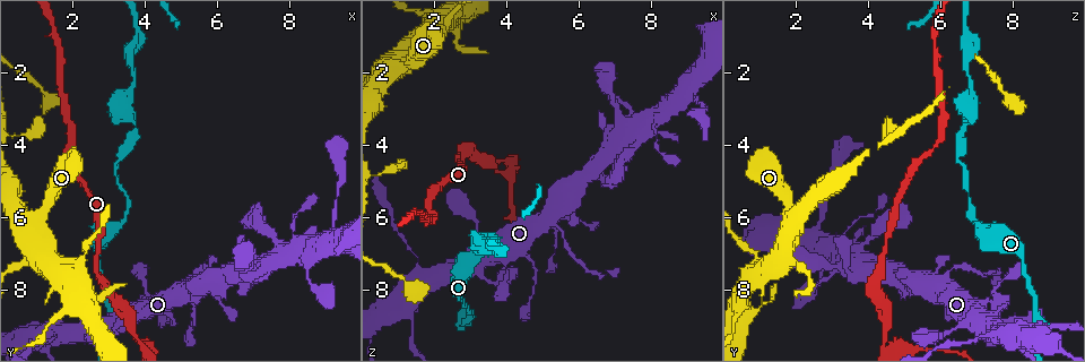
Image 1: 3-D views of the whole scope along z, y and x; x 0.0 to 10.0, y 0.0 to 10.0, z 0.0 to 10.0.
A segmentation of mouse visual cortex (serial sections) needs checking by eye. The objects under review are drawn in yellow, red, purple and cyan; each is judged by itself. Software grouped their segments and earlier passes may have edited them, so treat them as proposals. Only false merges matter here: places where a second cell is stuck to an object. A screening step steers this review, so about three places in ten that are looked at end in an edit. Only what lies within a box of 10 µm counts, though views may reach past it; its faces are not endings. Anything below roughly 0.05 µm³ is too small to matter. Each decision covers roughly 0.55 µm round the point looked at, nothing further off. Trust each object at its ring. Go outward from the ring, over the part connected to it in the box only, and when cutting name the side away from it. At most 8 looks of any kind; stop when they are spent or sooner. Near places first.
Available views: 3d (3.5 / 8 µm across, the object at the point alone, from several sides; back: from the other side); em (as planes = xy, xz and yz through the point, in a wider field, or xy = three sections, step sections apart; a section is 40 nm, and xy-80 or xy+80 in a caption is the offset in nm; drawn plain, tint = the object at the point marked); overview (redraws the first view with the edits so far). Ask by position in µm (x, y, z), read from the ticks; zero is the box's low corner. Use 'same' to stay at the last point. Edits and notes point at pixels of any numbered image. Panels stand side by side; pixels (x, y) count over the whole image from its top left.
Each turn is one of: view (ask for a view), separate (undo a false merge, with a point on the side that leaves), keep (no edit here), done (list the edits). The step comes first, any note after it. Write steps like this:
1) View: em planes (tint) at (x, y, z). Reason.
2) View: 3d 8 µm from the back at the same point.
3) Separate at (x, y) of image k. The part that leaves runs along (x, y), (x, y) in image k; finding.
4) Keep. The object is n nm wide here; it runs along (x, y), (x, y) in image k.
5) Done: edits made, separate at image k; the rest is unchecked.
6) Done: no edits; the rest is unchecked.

View: 3d 3.5 µm at (3.70, 9.30, 4.50). Sharp bend.

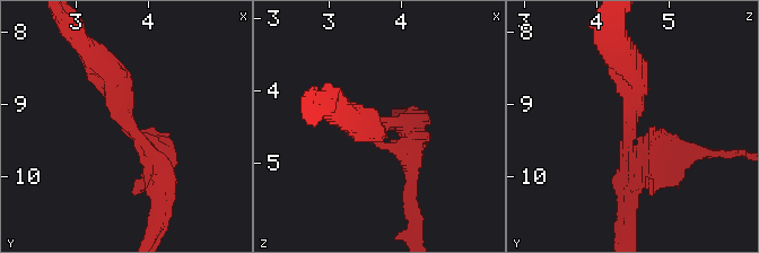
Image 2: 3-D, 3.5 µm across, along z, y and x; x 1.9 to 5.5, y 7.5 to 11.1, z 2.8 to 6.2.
View: em planes (tint) at (3.75, 9.30, 4.45). The arms are 300, 400 nm wide; shape alone is not enough.

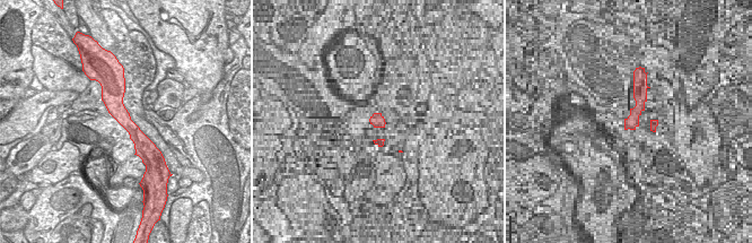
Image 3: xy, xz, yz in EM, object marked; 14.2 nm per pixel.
Separate at (680, 157) of image 2. The object is 240 nm wide here; the part that leaves runs along (644, 159), (659, 153), (742, 153) in image 2; a second cell is stuck on.

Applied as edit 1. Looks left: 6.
View: 3d 3.5 µm at (3.45, 3.10, 6.75). Sharp bend.

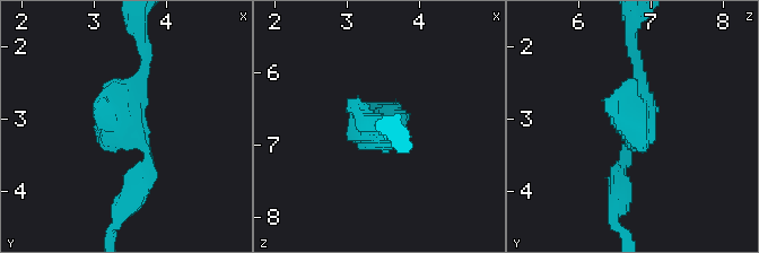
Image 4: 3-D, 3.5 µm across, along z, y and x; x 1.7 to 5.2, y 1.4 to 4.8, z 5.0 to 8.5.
View: em planes (tint) at (3.50, 3.05, 6.75).

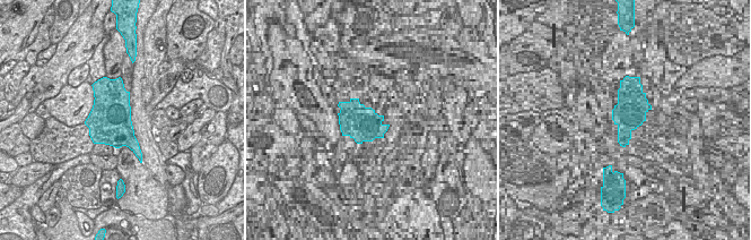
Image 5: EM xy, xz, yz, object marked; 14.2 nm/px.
Keep. It runs along (620, 184), (640, 115), (637, 53) in image 4; continuous, no second cell.

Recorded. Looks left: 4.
Done: edits made, separate at image 2; the rest is unchecked.

